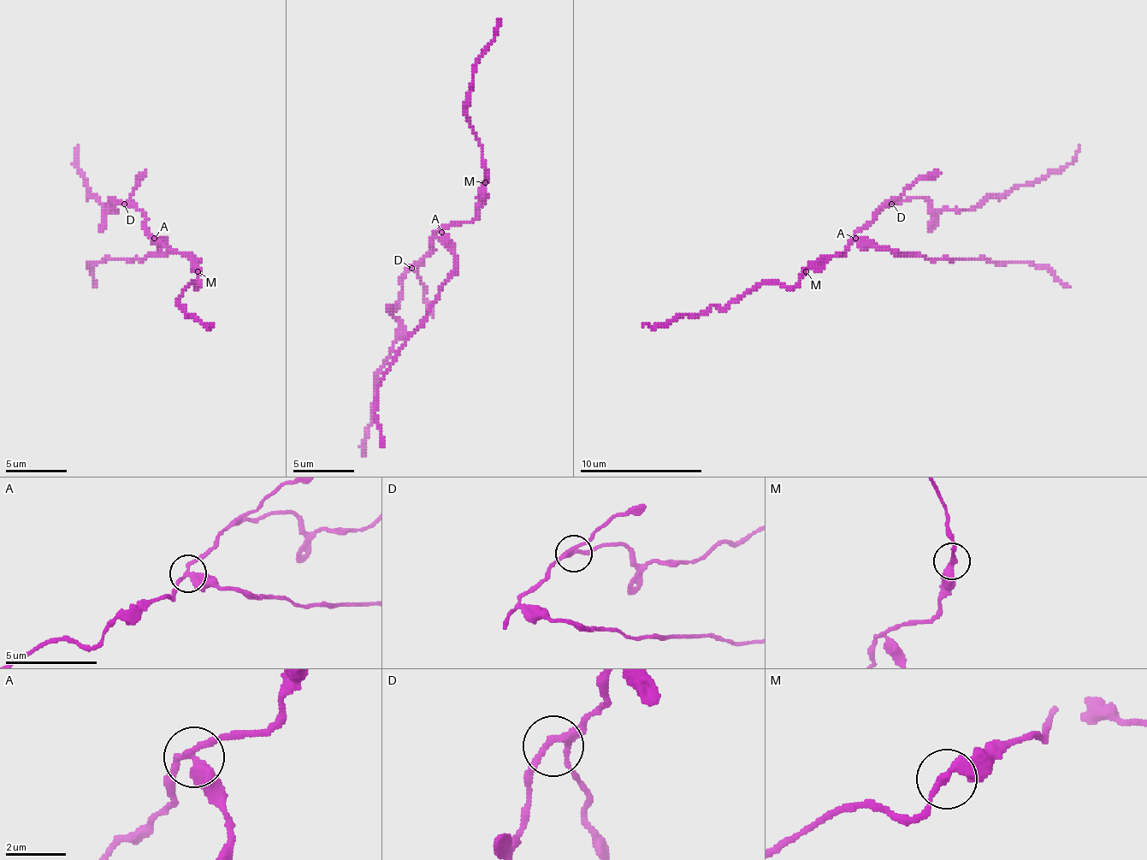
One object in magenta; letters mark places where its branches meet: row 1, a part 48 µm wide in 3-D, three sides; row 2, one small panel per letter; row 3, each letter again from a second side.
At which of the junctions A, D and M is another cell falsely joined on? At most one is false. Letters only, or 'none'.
A

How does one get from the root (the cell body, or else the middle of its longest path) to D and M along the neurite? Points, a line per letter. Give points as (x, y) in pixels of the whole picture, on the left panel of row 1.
D: (151, 234), (145, 228), (145, 216), (139, 210), (124, 204)
M: (151, 234), (180, 252), (188, 252), (192, 256), (192, 265), (198, 271)

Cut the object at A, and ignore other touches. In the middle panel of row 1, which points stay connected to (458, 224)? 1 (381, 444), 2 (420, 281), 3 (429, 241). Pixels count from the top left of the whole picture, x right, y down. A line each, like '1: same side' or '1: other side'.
1: other side
2: same side
3: same side

